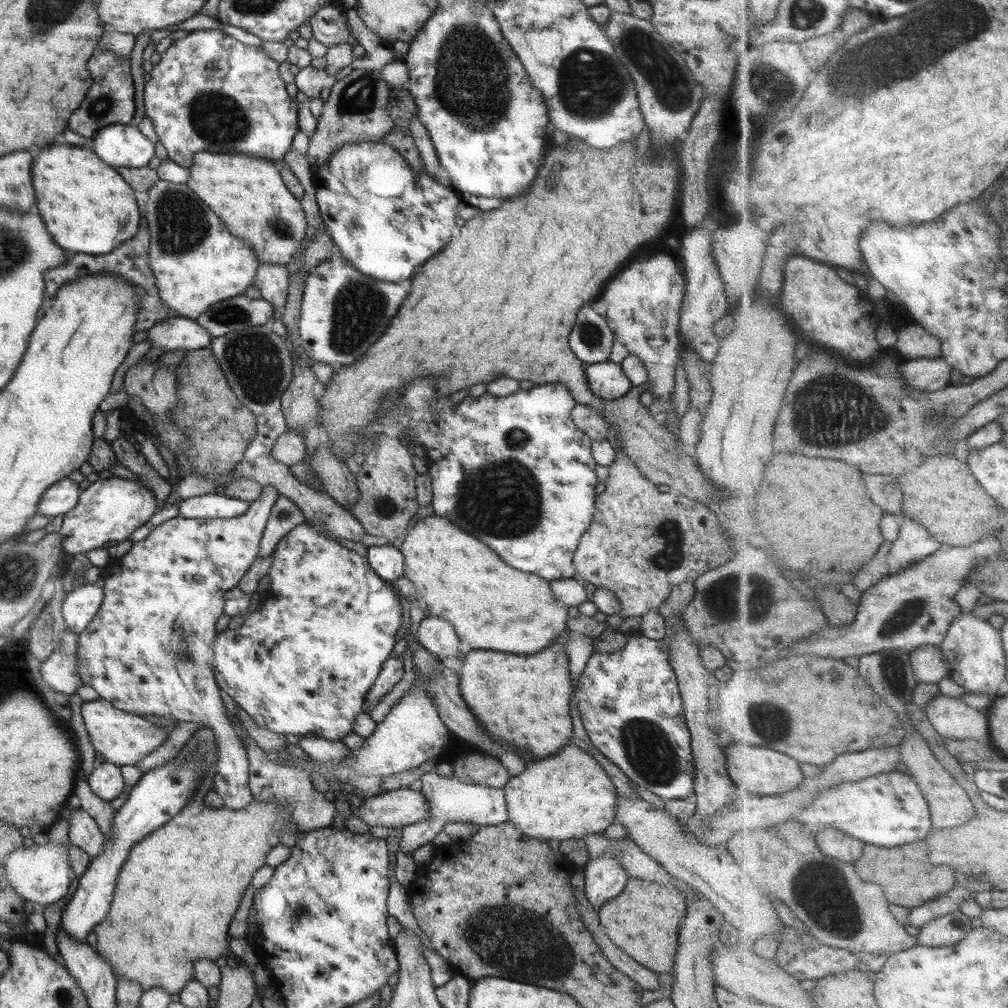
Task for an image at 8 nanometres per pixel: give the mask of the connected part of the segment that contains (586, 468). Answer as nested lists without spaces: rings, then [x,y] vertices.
[[[426,376],[426,378],[418,378],[416,382],[406,383],[397,392],[386,396],[388,407],[378,411],[378,424],[382,424],[382,426],[390,425],[392,428],[396,428],[398,436],[404,436],[404,430],[406,430],[406,444],[409,444],[410,448],[422,446],[422,449],[425,450],[428,459],[427,474],[431,478],[433,488],[433,498],[429,511],[438,514],[442,518],[448,518],[452,524],[460,526],[461,530],[467,531],[468,534],[480,539],[492,550],[495,550],[496,554],[504,559],[504,562],[507,562],[516,570],[537,574],[547,581],[560,580],[560,578],[574,579],[574,574],[577,573],[572,564],[574,552],[576,552],[576,548],[585,534],[584,532],[588,530],[590,523],[593,521],[596,500],[595,488],[598,484],[598,478],[594,470],[597,462],[592,456],[590,437],[576,428],[571,418],[571,410],[577,403],[565,387],[558,383],[538,384],[533,386],[531,390],[519,389],[515,394],[508,397],[496,397],[489,393],[485,393],[480,397],[476,396],[476,398],[466,396],[460,402],[456,402],[456,405],[453,405],[450,396],[440,395],[437,398],[436,378]]]

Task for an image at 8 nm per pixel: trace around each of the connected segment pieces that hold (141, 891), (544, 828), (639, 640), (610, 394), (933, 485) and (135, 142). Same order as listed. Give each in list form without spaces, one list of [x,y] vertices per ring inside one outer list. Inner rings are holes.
[[[198,798],[198,800],[194,800],[186,805],[179,814],[172,817],[164,826],[161,826],[158,830],[154,830],[152,834],[144,836],[144,840],[132,844],[130,854],[128,854],[128,858],[125,858],[123,867],[118,874],[108,914],[106,914],[106,918],[100,924],[96,924],[93,928],[98,940],[96,950],[112,966],[114,974],[117,977],[122,976],[122,978],[138,982],[142,986],[143,992],[150,990],[150,988],[162,988],[168,994],[178,994],[184,988],[185,984],[191,981],[194,962],[204,960],[204,958],[216,961],[217,958],[224,956],[224,954],[227,954],[228,957],[234,957],[227,941],[228,926],[232,922],[238,906],[240,906],[240,899],[244,894],[244,890],[251,884],[253,875],[266,864],[266,854],[281,842],[283,833],[289,832],[289,810],[291,810],[289,806],[278,807],[273,800],[270,803],[254,800],[243,810],[229,810],[228,808],[210,809],[202,804],[200,798]]]
[[[572,742],[564,746],[559,754],[527,764],[521,774],[514,775],[508,780],[503,791],[509,813],[508,821],[516,825],[524,835],[547,841],[579,839],[588,834],[604,832],[612,822],[615,822],[619,802],[619,796],[616,795],[617,788],[603,767],[590,754],[573,745]]]
[[[644,636],[626,637],[626,645],[612,653],[599,653],[596,650],[592,653],[590,659],[584,667],[584,671],[580,673],[580,678],[572,682],[572,700],[576,700],[578,704],[578,712],[582,719],[586,733],[592,740],[592,745],[605,757],[610,760],[615,766],[620,768],[620,771],[634,783],[654,792],[663,801],[686,798],[686,796],[693,793],[693,781],[695,778],[695,767],[693,762],[693,753],[691,750],[691,735],[689,728],[686,726],[686,719],[684,719],[683,700],[680,694],[676,672],[674,672],[672,665],[668,662],[668,646],[664,645],[662,639],[656,640]]]
[[[612,360],[586,365],[584,369],[589,389],[601,400],[613,402],[625,396],[633,388],[622,367]]]
[[[955,455],[928,459],[922,466],[914,468],[914,472],[902,476],[900,486],[906,494],[906,516],[928,526],[928,530],[932,530],[932,534],[936,534],[936,539],[945,547],[967,547],[983,542],[992,532],[1001,529],[1000,524],[1004,525],[1004,516],[1000,513],[996,497],[988,494],[982,484],[978,484],[970,463],[963,462]]]
[[[135,123],[115,124],[97,130],[89,141],[94,153],[111,167],[142,168],[153,161],[154,143]]]

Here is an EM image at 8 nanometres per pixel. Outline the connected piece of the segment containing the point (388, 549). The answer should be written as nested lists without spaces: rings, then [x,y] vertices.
[[[392,544],[368,548],[367,561],[372,570],[385,581],[397,581],[406,567],[404,555]]]

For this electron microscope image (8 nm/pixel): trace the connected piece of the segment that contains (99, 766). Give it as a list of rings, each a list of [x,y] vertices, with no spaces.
[[[105,761],[96,764],[87,782],[96,796],[108,803],[121,794],[125,785],[120,767]]]

